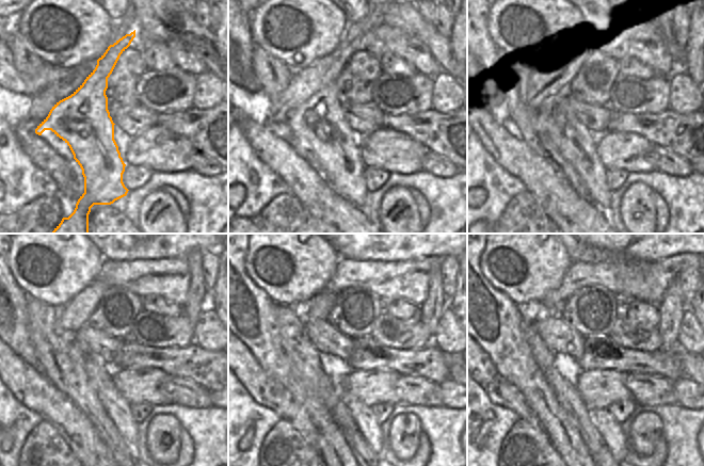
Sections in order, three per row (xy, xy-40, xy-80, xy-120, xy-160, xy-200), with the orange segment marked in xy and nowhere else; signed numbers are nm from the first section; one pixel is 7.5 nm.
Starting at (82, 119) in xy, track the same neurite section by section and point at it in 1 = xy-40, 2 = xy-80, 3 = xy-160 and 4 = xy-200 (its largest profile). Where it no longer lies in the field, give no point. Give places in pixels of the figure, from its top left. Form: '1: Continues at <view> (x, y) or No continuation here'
1: Continues at xy-40 (320, 119)
2: Continues at xy-80 (571, 138)
3: Continues at xy-160 (369, 428)
4: Continues at xy-200 (610, 431)

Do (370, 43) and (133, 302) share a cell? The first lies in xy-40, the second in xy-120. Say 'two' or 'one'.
two

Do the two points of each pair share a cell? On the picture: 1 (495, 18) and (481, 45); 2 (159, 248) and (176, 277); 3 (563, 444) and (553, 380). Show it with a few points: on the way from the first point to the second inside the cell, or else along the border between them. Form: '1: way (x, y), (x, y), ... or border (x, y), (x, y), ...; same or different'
1: border (489, 11), (488, 32), (499, 51); different
2: border (186, 255), (140, 260); different
3: border (544, 374), (555, 397), (571, 417); different

